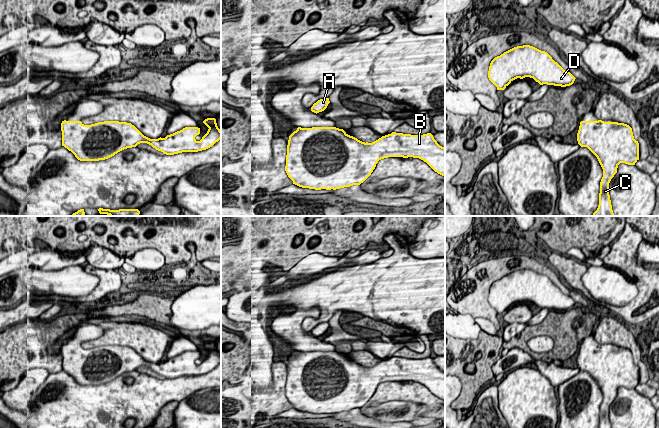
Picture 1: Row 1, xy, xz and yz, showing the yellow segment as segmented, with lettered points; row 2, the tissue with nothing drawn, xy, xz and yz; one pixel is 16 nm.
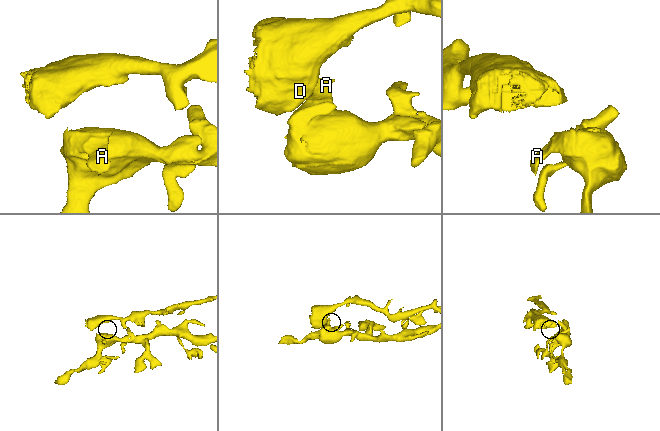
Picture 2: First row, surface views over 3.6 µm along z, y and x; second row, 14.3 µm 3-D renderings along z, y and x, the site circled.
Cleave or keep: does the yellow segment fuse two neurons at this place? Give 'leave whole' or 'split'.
leave whole

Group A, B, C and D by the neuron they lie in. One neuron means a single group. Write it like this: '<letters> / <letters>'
A B C D

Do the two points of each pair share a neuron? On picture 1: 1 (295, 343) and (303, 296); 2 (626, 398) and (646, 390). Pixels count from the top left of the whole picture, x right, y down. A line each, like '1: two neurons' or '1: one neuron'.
1: two neurons
2: two neurons

